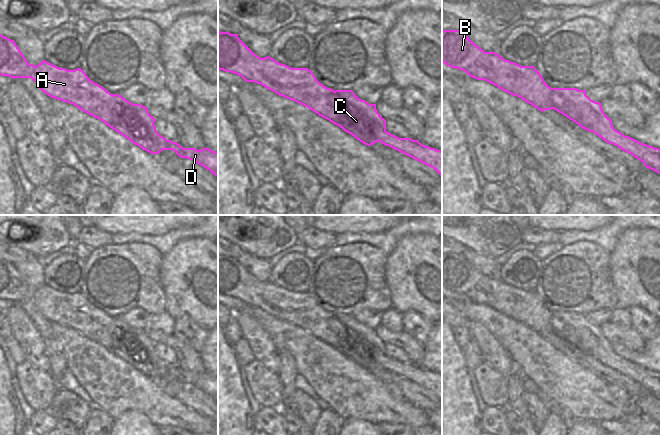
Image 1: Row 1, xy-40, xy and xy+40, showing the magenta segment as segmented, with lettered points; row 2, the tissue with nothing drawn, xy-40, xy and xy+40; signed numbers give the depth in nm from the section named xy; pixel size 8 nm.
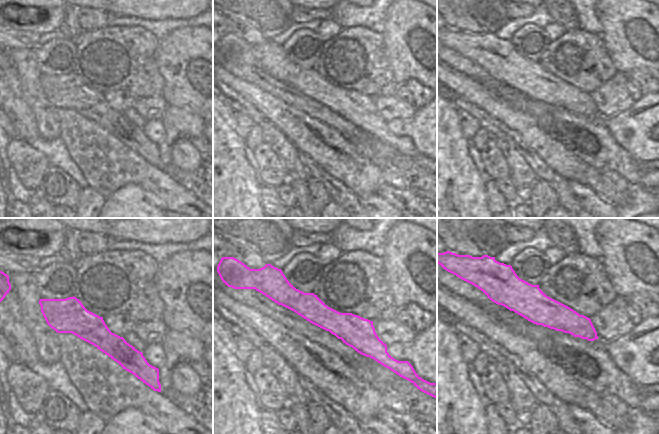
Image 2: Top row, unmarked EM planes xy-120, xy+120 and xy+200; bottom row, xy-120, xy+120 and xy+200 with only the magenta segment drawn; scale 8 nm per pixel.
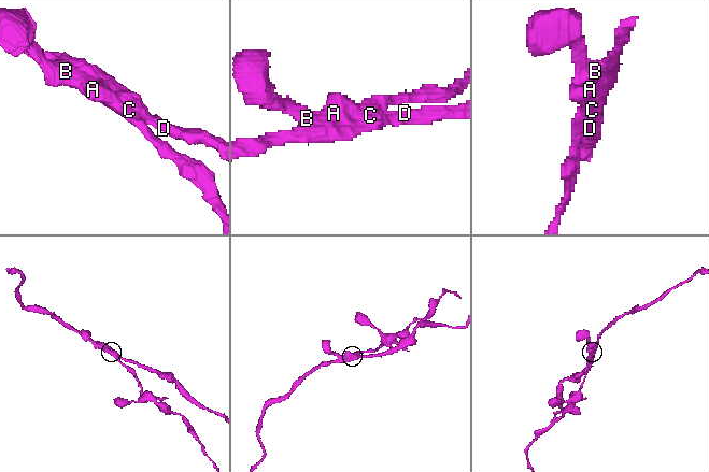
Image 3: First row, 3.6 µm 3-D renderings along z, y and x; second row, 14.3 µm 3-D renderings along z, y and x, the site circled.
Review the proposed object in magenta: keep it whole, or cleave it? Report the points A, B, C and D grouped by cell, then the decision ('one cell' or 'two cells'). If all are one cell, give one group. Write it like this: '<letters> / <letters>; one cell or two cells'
A B C / D; two cells

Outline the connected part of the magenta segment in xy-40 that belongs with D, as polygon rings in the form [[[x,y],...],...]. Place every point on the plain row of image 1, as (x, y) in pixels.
[[[115,318],[115,321],[121,328],[135,330],[142,335],[142,341],[148,347],[148,357],[154,365],[162,371],[162,374],[173,374],[179,381],[193,384],[197,388],[209,394],[215,400],[218,400],[218,376],[206,371],[201,374],[197,374],[195,372],[183,372],[177,366],[167,364],[156,355],[156,351],[154,349],[156,343],[150,339],[147,331],[141,328],[133,328],[119,318]]]

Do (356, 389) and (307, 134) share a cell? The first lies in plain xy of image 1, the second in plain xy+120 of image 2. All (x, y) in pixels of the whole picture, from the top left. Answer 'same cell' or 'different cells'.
same cell

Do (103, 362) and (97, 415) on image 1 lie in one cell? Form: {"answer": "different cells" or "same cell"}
{"answer": "different cells"}

